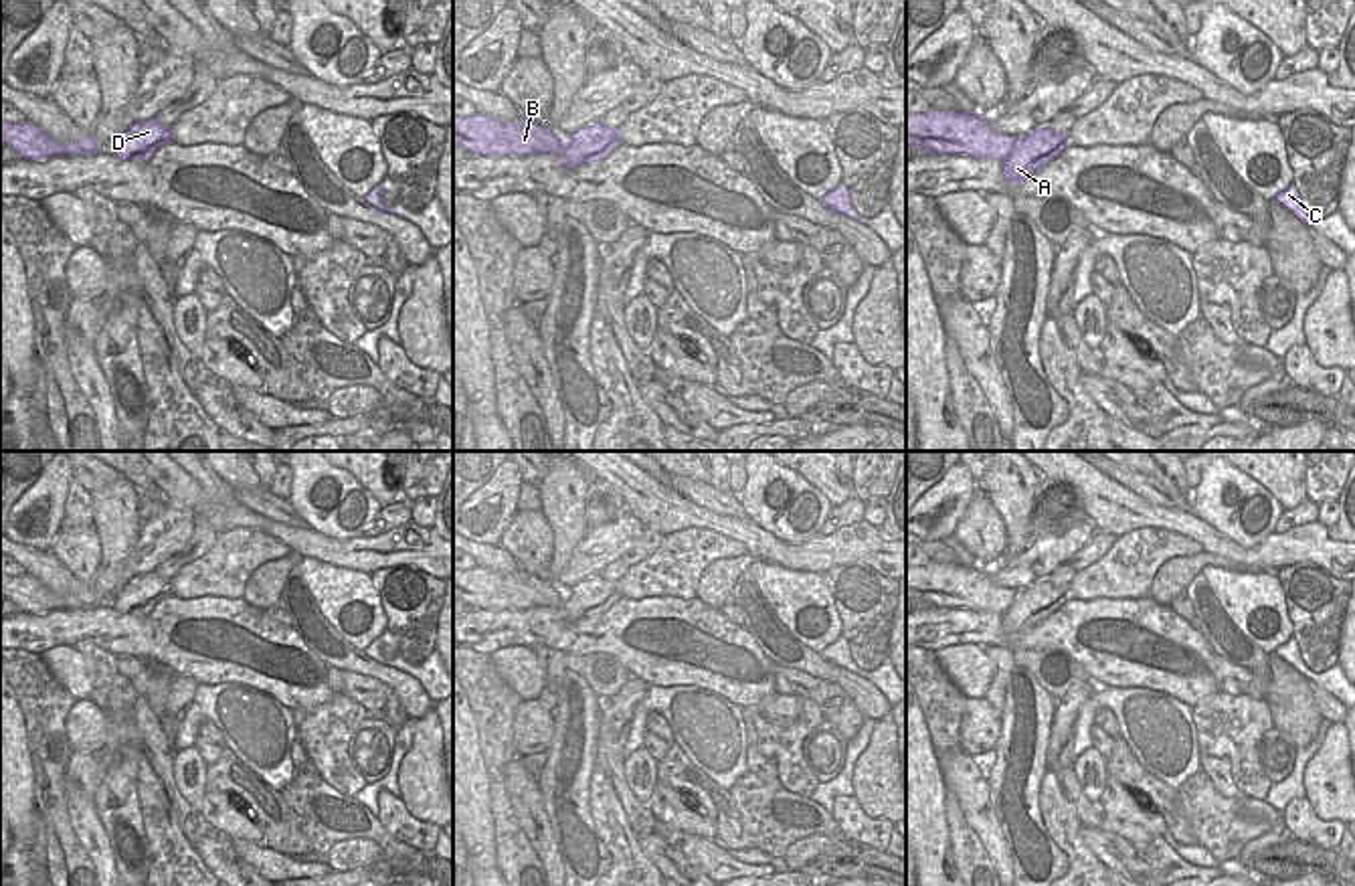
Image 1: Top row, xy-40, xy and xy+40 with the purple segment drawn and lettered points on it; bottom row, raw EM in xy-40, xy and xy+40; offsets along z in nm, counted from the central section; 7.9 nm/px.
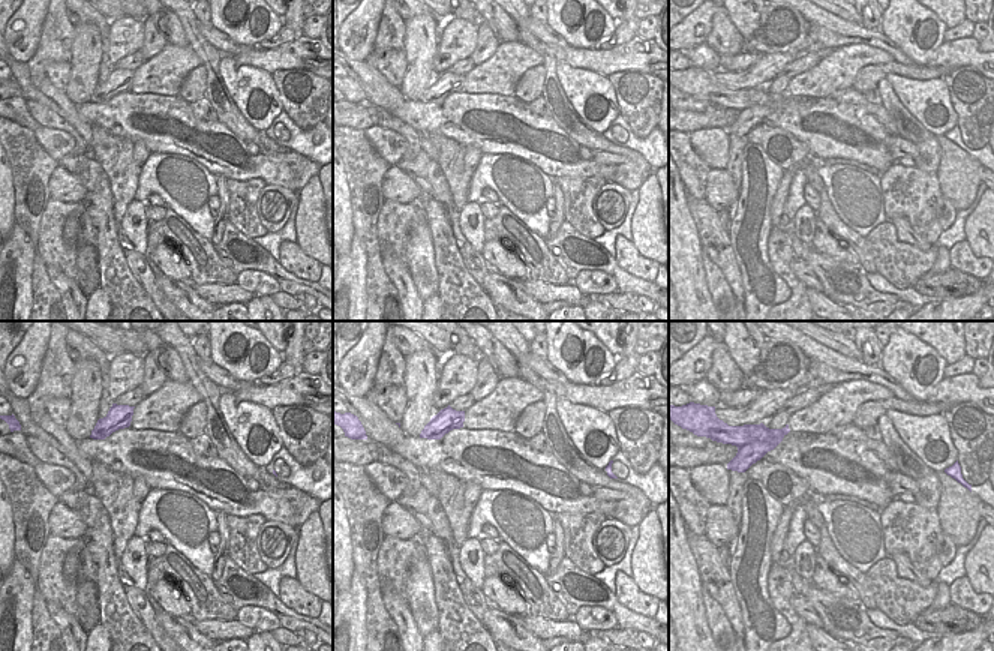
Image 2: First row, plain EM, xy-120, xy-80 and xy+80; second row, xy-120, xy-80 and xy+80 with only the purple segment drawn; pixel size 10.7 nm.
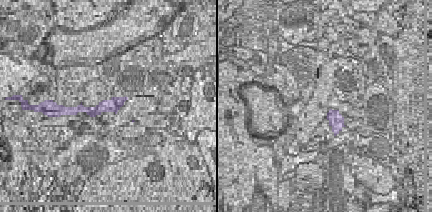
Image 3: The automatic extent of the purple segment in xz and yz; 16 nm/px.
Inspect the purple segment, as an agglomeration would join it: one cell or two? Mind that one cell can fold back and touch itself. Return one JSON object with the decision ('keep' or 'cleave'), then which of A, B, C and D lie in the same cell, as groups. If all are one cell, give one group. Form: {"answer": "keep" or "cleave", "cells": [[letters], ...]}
{"answer": "cleave", "cells": [["A", "D"], ["B", "C"]]}

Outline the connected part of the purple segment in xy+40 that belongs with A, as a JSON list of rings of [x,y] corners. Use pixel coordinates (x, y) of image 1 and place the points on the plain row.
[[[1048,579],[1035,581],[1021,591],[1013,607],[1003,615],[1001,627],[1007,635],[1025,635],[1068,601],[1072,601],[1068,585],[1056,587]]]

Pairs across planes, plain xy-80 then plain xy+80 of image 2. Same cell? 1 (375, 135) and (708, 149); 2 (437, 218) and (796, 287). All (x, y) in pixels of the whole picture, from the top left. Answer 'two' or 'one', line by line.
1: one
2: one

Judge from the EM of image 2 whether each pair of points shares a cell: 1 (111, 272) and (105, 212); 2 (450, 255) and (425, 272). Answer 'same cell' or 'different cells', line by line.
1: same cell
2: different cells

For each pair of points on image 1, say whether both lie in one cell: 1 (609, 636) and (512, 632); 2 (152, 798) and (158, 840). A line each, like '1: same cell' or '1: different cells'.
1: same cell
2: same cell

